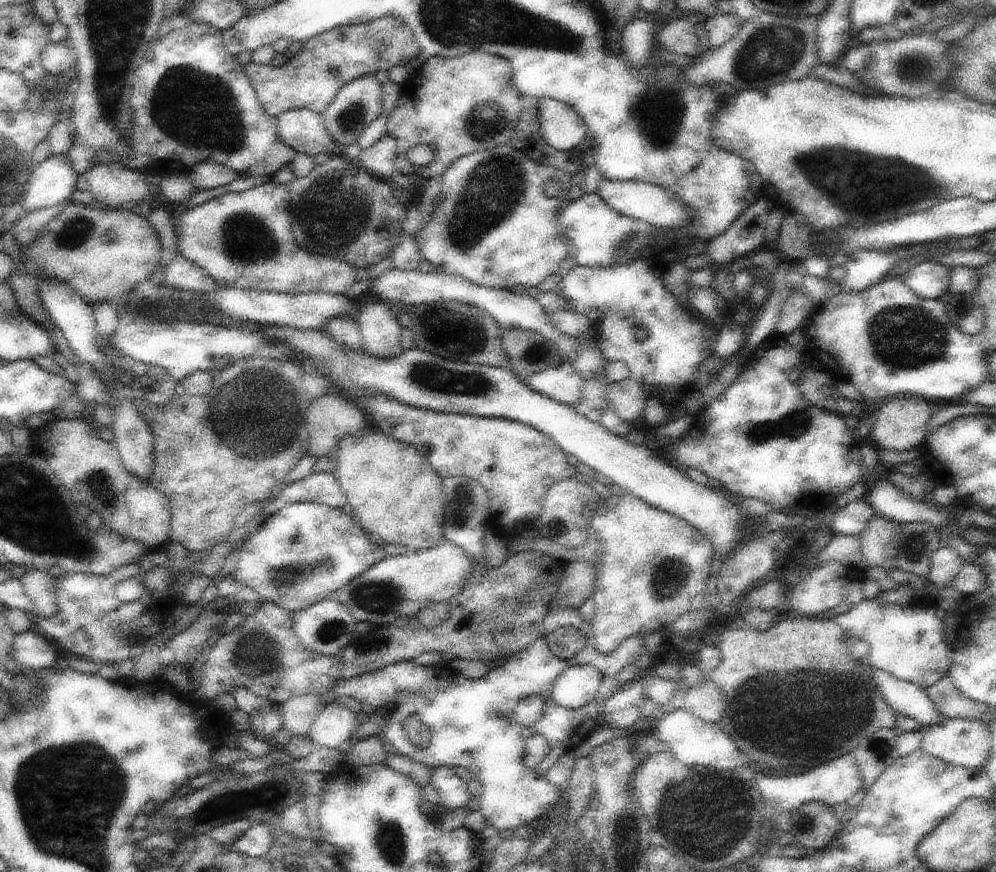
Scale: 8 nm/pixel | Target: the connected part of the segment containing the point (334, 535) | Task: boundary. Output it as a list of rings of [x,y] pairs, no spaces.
[[[318,502],[289,504],[274,516],[266,518],[250,533],[238,556],[236,570],[230,576],[239,585],[256,590],[262,599],[273,602],[288,612],[298,612],[306,606],[322,602],[325,598],[336,598],[338,588],[344,588],[350,580],[362,576],[366,570],[386,557],[384,546],[371,542],[366,533],[359,521],[344,513],[342,508],[332,508]]]

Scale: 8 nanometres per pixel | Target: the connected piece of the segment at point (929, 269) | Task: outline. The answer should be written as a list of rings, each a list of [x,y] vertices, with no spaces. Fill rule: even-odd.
[[[936,261],[916,263],[904,272],[904,282],[920,298],[939,299],[948,292],[952,268]]]

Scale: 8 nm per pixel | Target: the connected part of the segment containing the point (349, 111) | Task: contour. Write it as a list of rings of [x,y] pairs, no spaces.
[[[372,75],[357,78],[354,82],[346,84],[345,87],[340,87],[340,92],[338,92],[332,104],[323,113],[326,130],[338,142],[340,151],[346,146],[354,144],[356,139],[362,136],[362,132],[380,116],[383,104],[382,94],[382,85]]]

